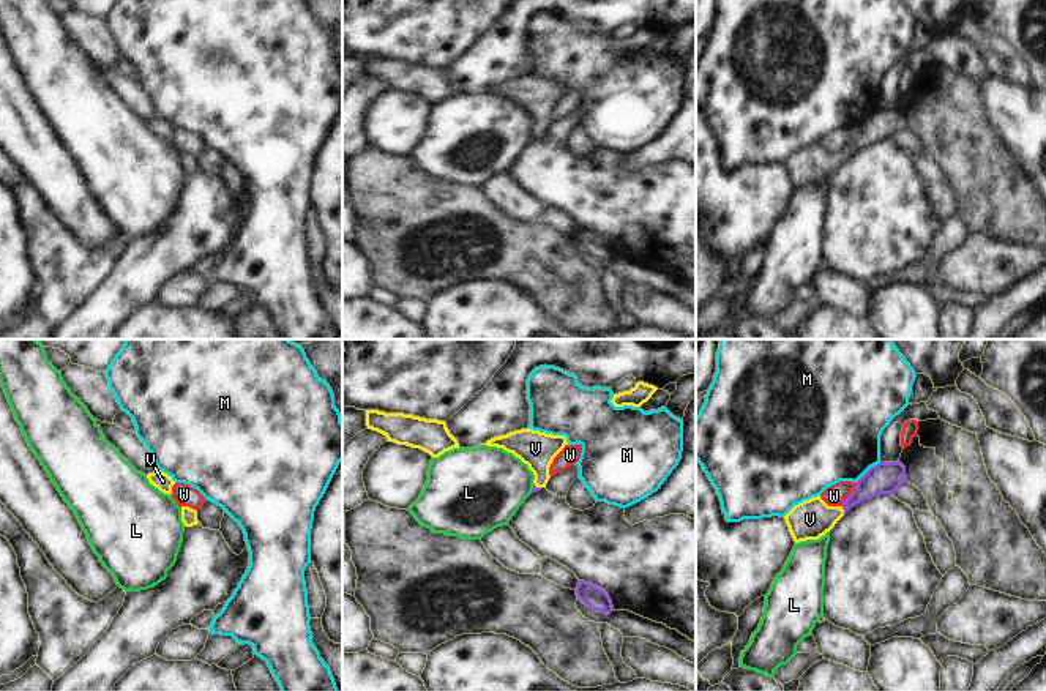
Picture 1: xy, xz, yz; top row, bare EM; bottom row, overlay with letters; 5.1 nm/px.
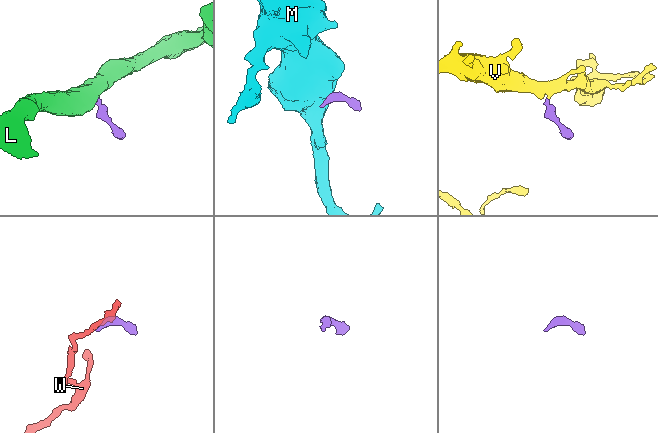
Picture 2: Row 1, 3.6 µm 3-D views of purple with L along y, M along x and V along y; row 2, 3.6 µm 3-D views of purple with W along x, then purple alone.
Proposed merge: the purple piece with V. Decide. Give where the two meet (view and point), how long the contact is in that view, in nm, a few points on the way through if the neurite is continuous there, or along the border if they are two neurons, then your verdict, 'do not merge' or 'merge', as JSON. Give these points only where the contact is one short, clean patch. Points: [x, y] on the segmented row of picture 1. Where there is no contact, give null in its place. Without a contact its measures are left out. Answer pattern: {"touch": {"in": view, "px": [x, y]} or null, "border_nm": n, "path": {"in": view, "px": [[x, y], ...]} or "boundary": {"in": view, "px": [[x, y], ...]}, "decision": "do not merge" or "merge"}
{"touch": {"in": "yz", "px": [843, 508]}, "border_nm": 40, "path": {"in": "yz", "px": [[881, 478], [843, 508], [829, 516], [810, 519]]}, "decision": "merge"}

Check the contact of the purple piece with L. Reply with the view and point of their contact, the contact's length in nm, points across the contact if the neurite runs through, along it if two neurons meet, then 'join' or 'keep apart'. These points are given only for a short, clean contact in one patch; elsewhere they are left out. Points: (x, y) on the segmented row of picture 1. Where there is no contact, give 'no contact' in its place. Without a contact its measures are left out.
xz (534, 488) | 40 nm | along xz (534, 485), (530, 491) | keep apart

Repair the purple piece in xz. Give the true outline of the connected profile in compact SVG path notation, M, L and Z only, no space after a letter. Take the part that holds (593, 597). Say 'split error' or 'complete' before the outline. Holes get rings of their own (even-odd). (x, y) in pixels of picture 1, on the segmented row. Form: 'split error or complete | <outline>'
complete | M579 581L576 595L587 607L596 612L609 615L614 611L609 595L590 582Z

